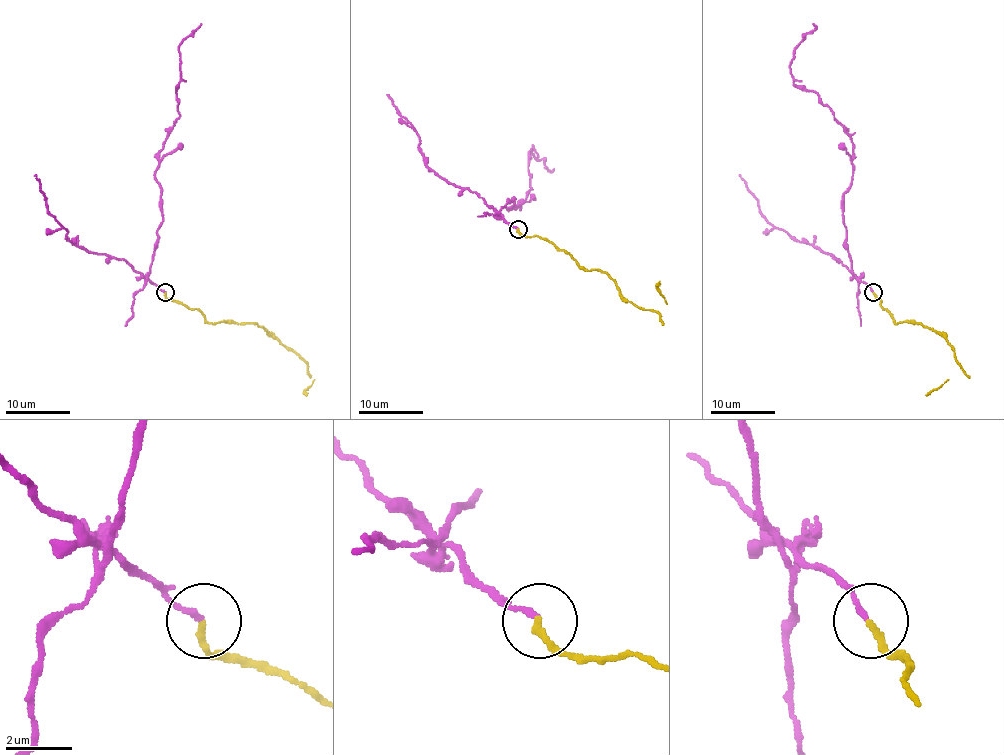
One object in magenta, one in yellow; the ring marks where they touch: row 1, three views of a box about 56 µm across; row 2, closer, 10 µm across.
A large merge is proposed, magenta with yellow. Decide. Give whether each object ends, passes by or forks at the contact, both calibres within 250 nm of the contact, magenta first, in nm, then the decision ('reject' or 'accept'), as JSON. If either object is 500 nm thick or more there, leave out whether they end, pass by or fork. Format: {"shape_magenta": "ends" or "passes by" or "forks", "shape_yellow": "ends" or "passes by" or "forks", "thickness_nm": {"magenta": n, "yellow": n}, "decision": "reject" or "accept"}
{"shape_magenta": "ends", "shape_yellow": "ends", "thickness_nm": {"magenta": 150, "yellow": 190}, "decision": "reject"}

